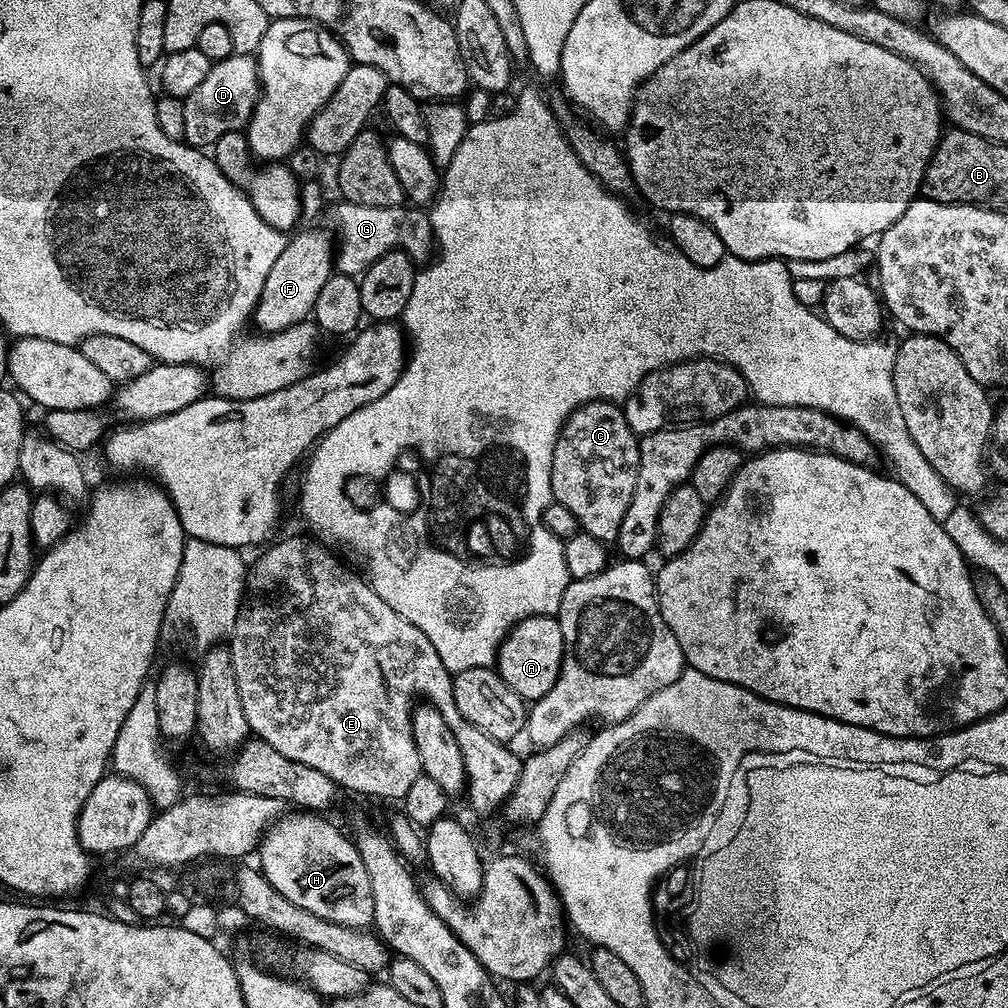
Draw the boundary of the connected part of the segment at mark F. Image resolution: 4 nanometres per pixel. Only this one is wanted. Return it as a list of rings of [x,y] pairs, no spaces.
[[[322,230],[299,232],[289,237],[286,249],[278,254],[253,312],[253,325],[256,324],[259,327],[257,329],[265,335],[284,332],[292,325],[303,323],[313,313],[322,286],[334,274],[333,237],[331,240],[329,234]]]

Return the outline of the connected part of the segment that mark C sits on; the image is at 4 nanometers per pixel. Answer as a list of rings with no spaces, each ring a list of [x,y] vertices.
[[[592,400],[588,404],[582,405],[581,408],[575,408],[568,416],[568,421],[560,427],[560,433],[556,438],[556,445],[554,446],[554,452],[552,454],[552,465],[550,466],[550,486],[552,487],[552,499],[555,503],[566,506],[566,510],[570,510],[570,514],[574,514],[576,521],[580,523],[580,531],[590,534],[590,538],[598,538],[601,542],[607,545],[611,545],[618,538],[618,526],[622,526],[622,518],[626,518],[626,510],[630,506],[630,498],[634,498],[634,485],[638,482],[638,466],[640,465],[640,442],[635,432],[630,430],[630,426],[626,422],[624,417],[623,407],[619,403],[610,400]]]

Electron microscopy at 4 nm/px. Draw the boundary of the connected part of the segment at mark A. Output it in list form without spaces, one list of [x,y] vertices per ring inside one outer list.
[[[527,616],[519,620],[508,632],[508,637],[496,649],[495,669],[500,677],[525,702],[542,699],[550,686],[558,682],[558,674],[562,666],[562,626],[556,616]]]

